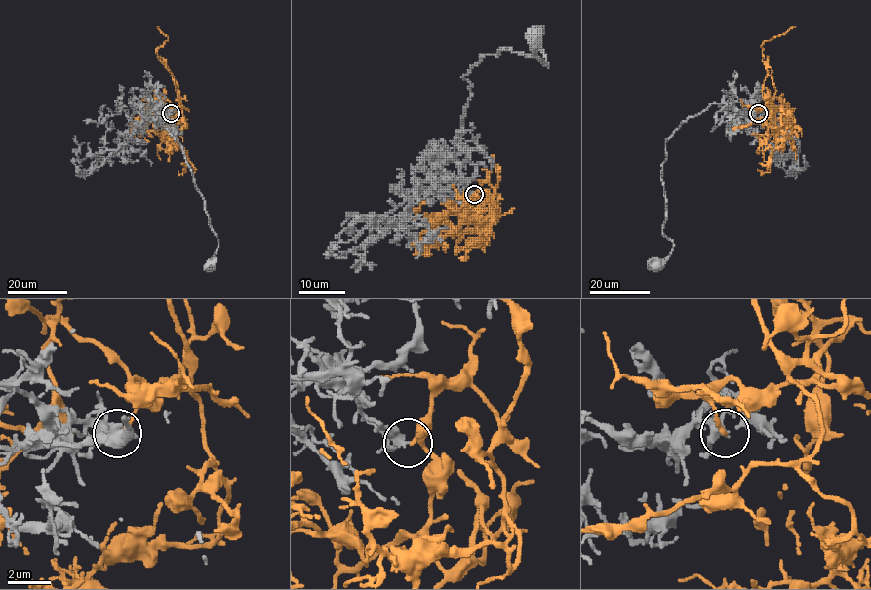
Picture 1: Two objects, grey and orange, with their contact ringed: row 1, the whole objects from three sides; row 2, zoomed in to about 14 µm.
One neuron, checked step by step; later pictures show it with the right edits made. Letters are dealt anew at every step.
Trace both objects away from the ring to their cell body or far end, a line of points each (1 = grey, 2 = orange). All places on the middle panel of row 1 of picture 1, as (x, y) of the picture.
1: (474, 195), (441, 167), (467, 154), (463, 78), (507, 48), (540, 50), (548, 66), (534, 39)
2: (474, 195), (479, 216), (487, 217), (486, 202), (474, 209), (454, 202), (461, 198), (471, 212), (454, 251)

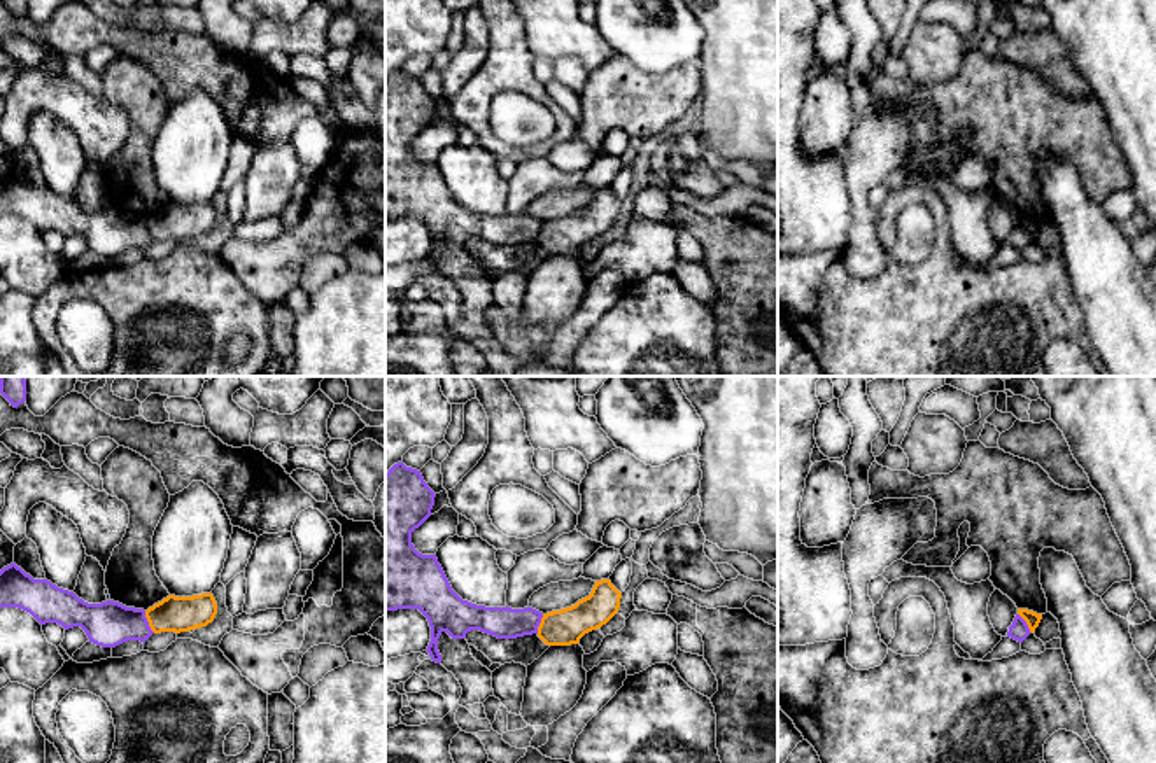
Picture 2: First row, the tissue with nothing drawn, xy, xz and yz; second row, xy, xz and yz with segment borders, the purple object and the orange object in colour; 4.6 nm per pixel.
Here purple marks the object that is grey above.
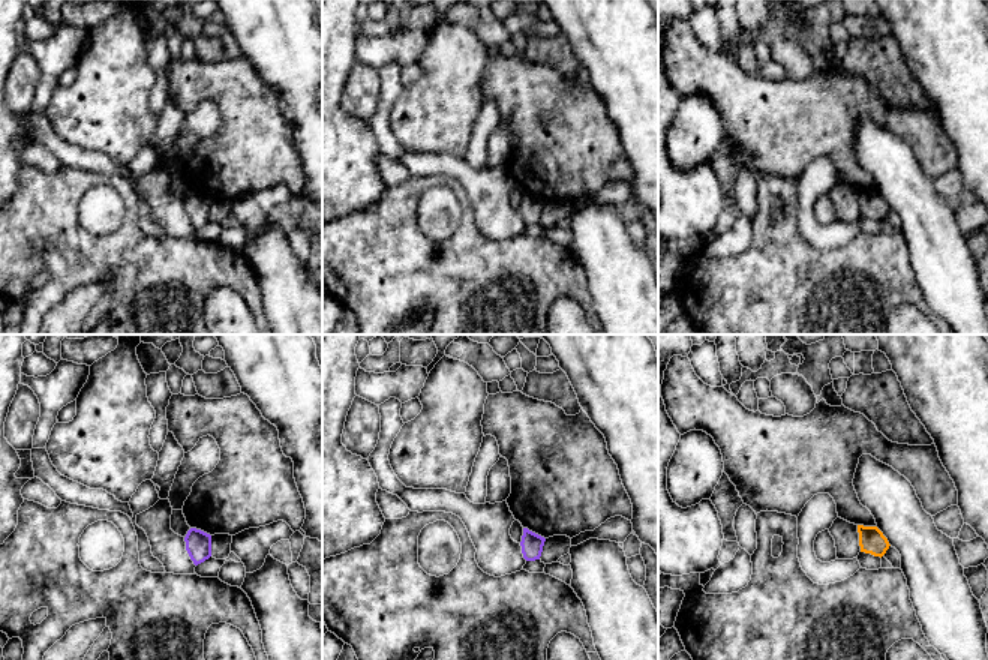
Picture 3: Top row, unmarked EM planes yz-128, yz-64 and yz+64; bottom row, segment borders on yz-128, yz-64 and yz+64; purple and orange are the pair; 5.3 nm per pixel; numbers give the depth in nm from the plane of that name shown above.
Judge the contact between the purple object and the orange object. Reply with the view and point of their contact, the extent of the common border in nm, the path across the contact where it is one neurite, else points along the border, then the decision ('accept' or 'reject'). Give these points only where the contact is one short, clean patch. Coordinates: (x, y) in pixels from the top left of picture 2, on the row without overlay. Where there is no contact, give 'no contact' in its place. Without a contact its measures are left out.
meets purple in xy at (148, 230); contact 120 nm long; border along xy (144, 219), (155, 240); reject

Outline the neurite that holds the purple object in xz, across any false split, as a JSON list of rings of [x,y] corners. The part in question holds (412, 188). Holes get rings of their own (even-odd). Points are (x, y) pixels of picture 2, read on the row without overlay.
[[[394,72],[385,82],[385,219],[419,217],[429,229],[431,250],[427,261],[441,271],[438,247],[447,240],[452,247],[464,247],[468,240],[480,238],[497,247],[517,247],[538,242],[543,220],[524,215],[485,215],[462,208],[450,194],[436,163],[422,163],[412,152],[412,140],[419,136],[434,114],[436,102],[427,94],[420,79]]]

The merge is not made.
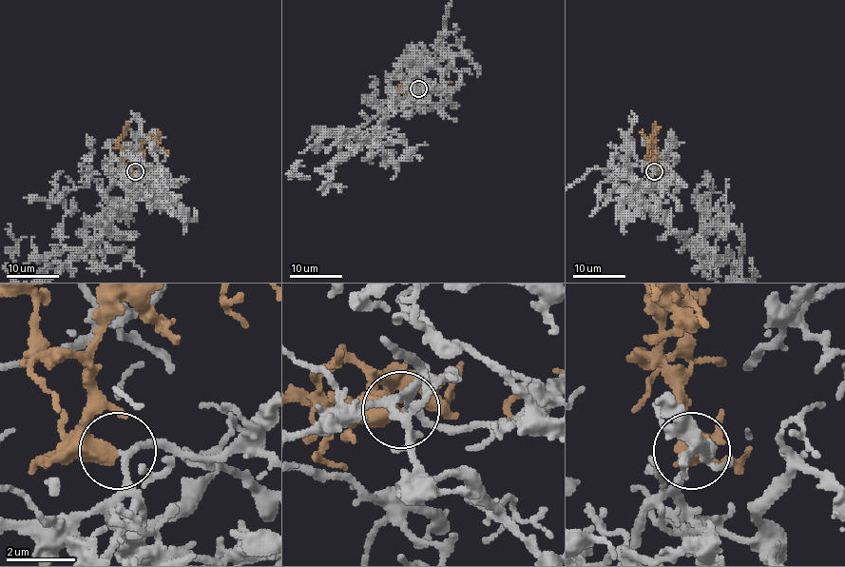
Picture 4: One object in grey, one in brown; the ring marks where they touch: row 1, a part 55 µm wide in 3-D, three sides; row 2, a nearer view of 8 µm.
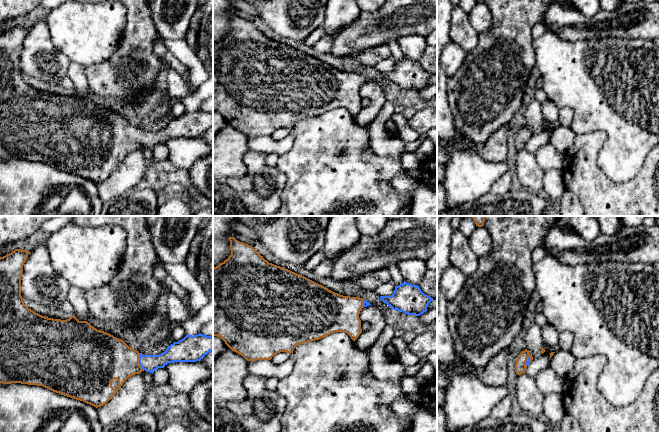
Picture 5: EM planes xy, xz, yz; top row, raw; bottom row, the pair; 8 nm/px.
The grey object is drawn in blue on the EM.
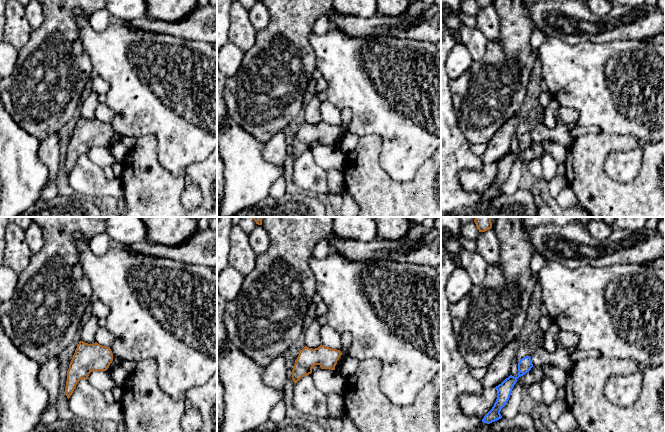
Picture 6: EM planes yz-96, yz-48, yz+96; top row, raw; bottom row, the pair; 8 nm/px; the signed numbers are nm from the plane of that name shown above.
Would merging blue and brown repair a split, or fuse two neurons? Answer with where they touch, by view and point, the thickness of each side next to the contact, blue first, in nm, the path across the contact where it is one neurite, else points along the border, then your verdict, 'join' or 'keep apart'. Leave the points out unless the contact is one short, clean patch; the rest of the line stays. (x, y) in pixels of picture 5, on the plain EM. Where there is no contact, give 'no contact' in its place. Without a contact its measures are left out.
contact xy (139, 138); calibres 140 and 340 nm; way xy (150, 139), (139, 138), (109, 134); join

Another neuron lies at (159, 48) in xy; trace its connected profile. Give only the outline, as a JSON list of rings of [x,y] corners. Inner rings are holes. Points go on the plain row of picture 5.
[[[156,42],[154,43],[153,51],[157,56],[163,57],[168,52],[168,49],[163,42]]]

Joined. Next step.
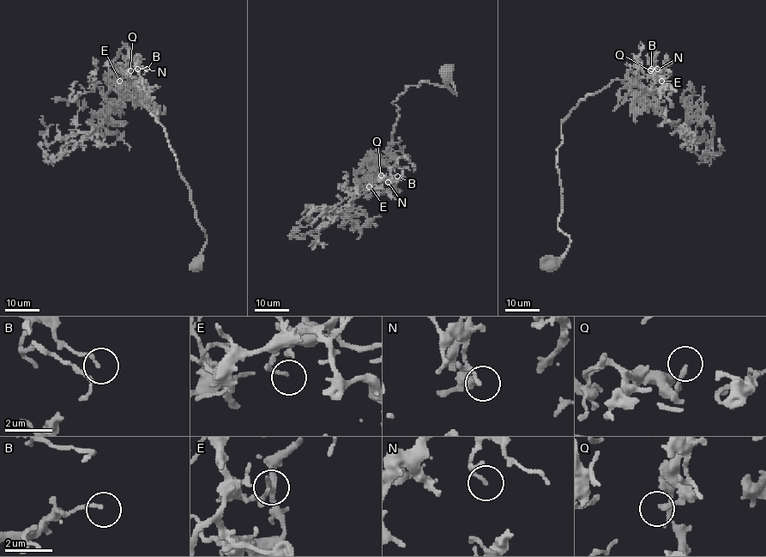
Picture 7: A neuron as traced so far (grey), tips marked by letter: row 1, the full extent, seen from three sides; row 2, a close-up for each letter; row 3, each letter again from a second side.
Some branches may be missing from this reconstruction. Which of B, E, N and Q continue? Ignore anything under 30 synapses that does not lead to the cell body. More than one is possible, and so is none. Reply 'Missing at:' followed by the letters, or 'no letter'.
Missing at: no letter

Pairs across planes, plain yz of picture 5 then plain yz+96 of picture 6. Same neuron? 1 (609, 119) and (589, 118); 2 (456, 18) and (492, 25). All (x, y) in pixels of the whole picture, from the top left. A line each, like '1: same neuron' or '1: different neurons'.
1: same neuron
2: different neurons

